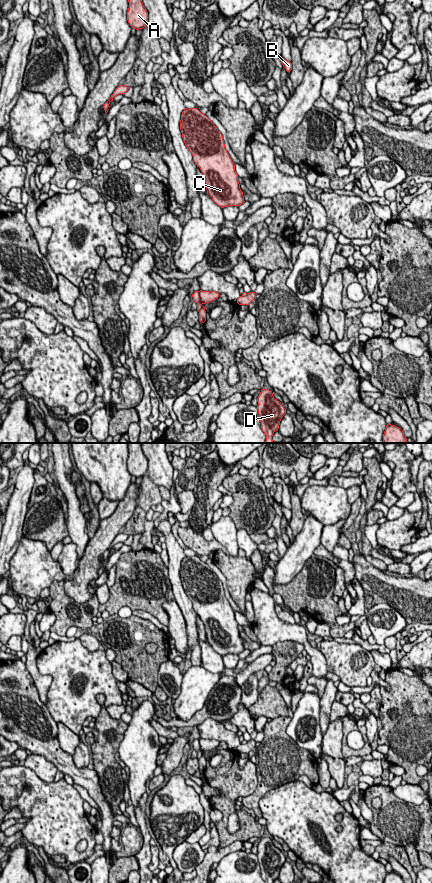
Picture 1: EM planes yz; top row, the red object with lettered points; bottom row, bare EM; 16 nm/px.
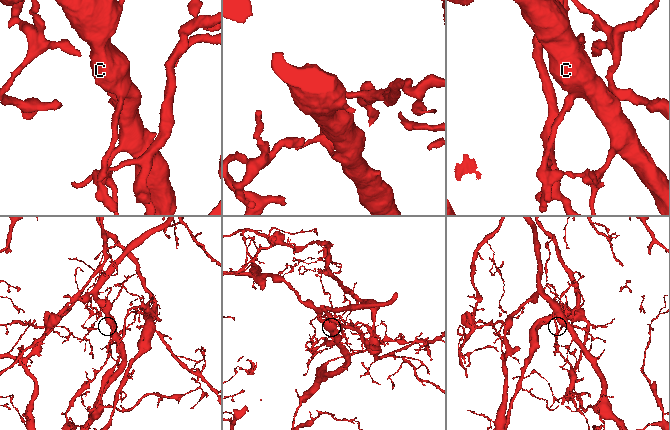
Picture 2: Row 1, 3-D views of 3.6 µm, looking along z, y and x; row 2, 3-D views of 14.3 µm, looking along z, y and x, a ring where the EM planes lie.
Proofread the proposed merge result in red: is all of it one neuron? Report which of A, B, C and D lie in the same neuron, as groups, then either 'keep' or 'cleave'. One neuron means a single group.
A C / B D; cleave

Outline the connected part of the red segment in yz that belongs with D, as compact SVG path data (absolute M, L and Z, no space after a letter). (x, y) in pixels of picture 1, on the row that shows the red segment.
M268 389L261 390L257 402L261 428L266 435L265 443L273 443L272 436L278 431L280 421L286 414L286 409L280 401L274 398L272 391Z

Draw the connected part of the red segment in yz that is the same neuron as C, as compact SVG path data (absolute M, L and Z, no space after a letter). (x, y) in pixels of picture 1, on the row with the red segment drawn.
M185 108L180 130L193 161L204 176L207 194L212 200L221 208L243 204L245 201L235 164L218 128L197 108Z

